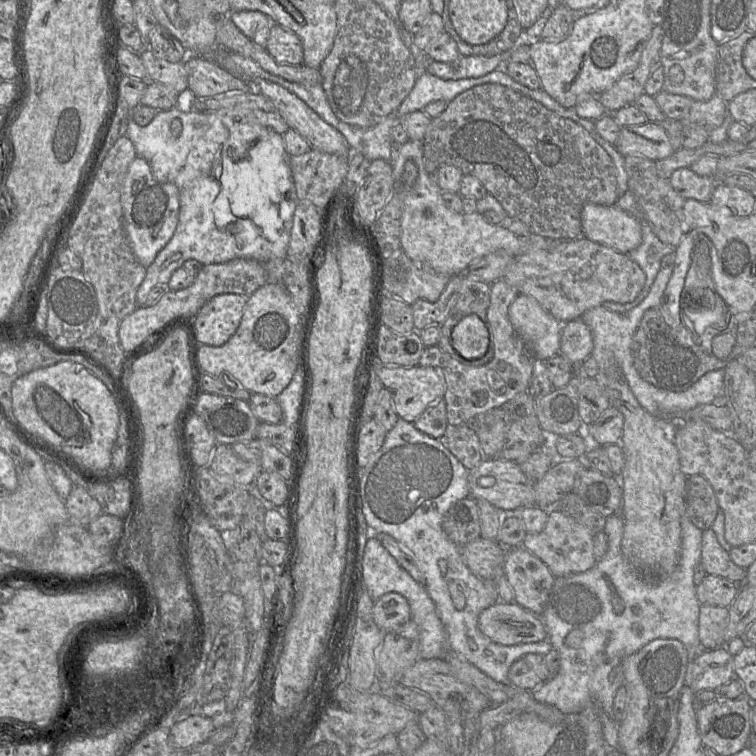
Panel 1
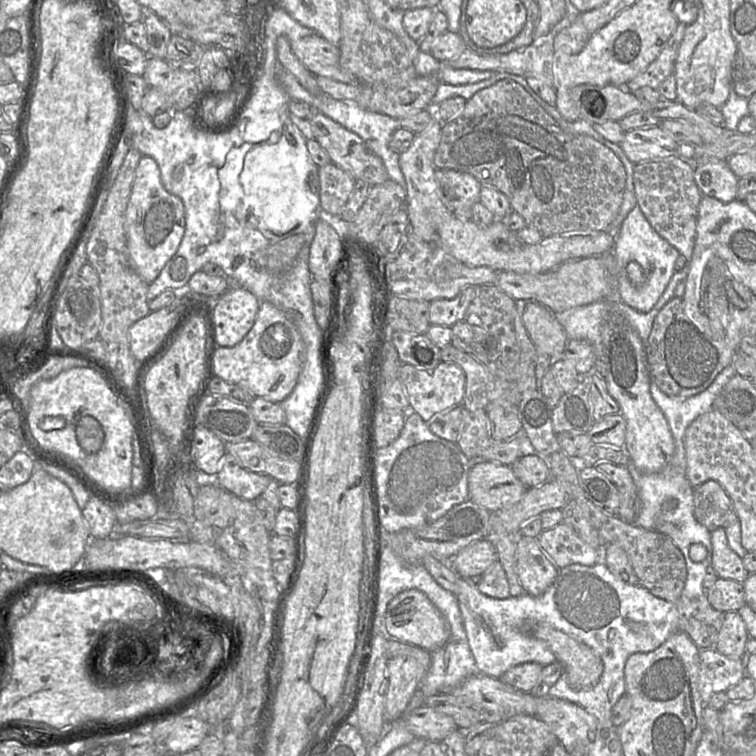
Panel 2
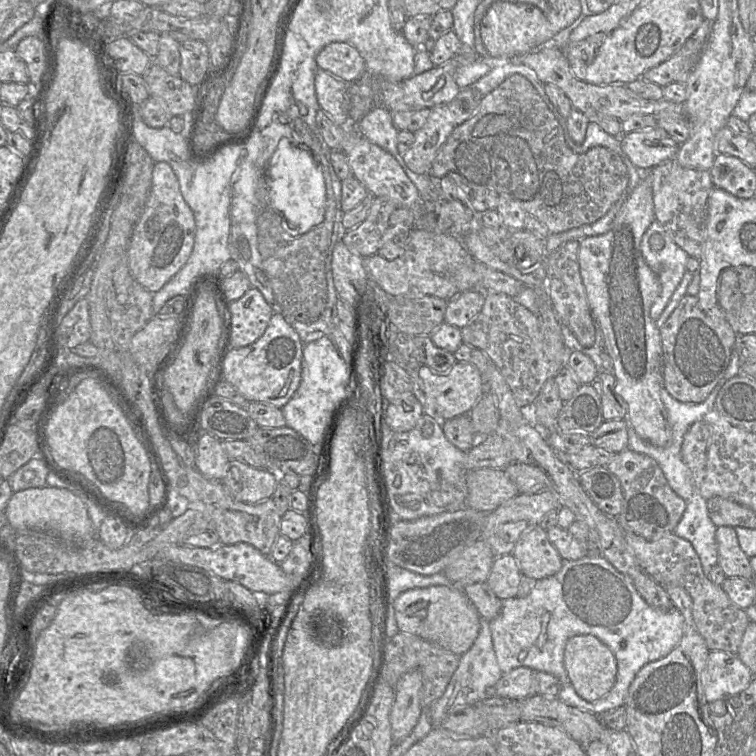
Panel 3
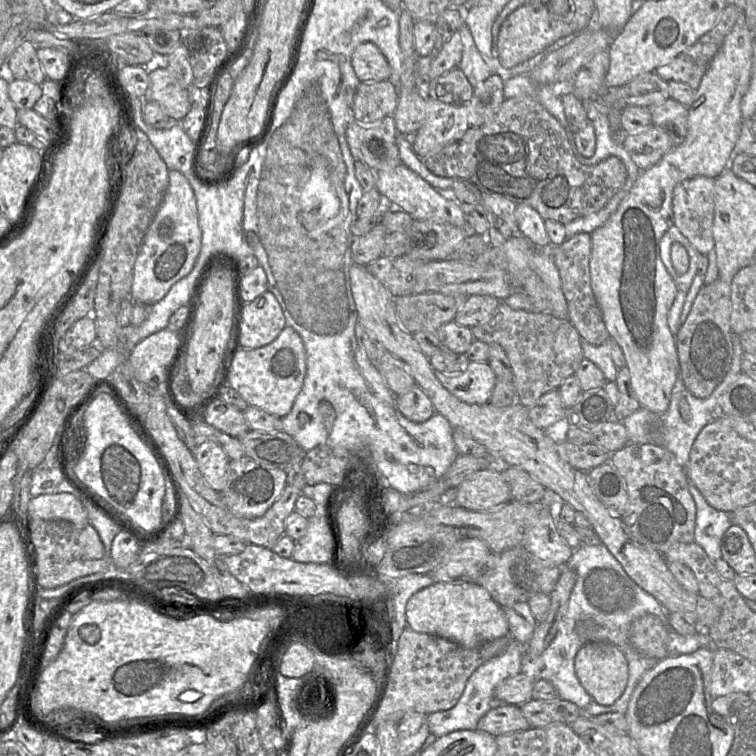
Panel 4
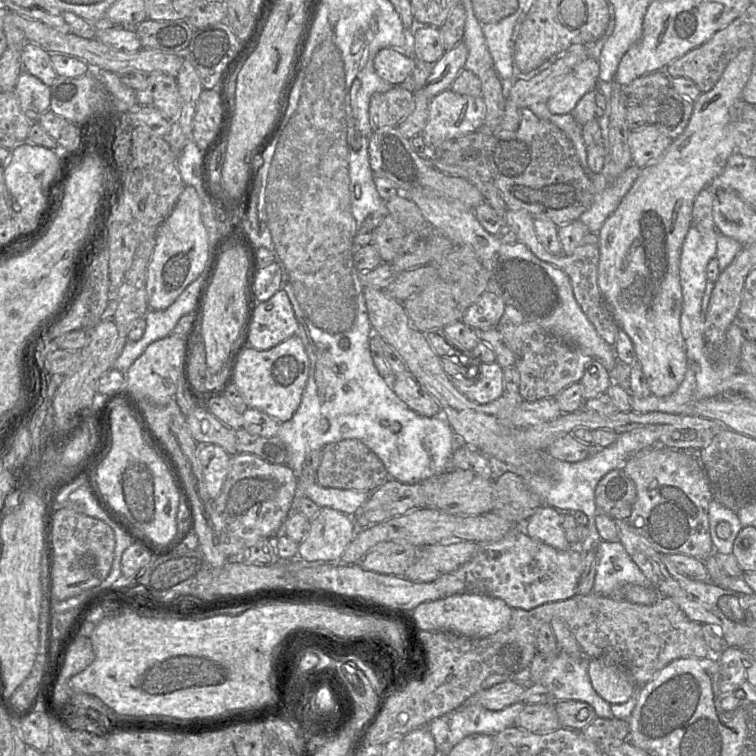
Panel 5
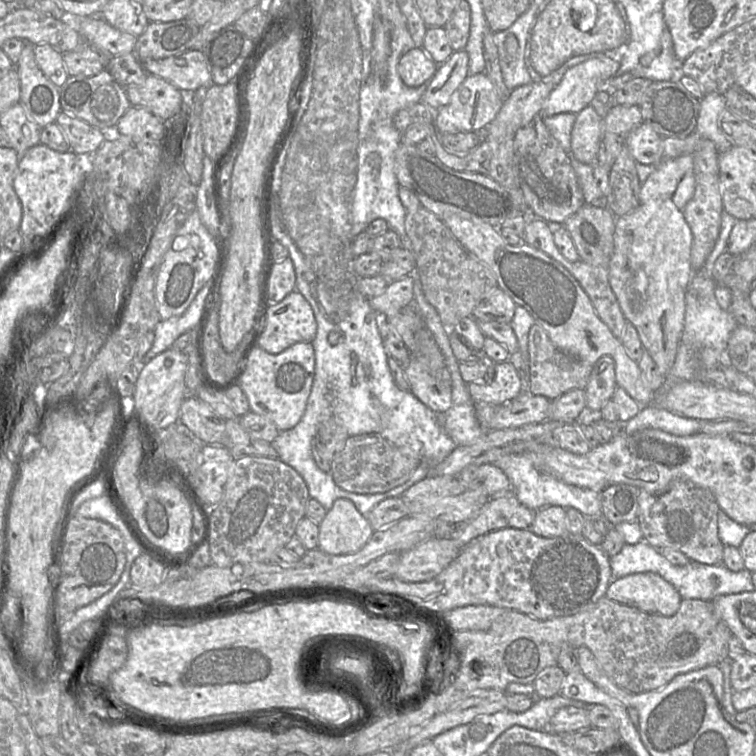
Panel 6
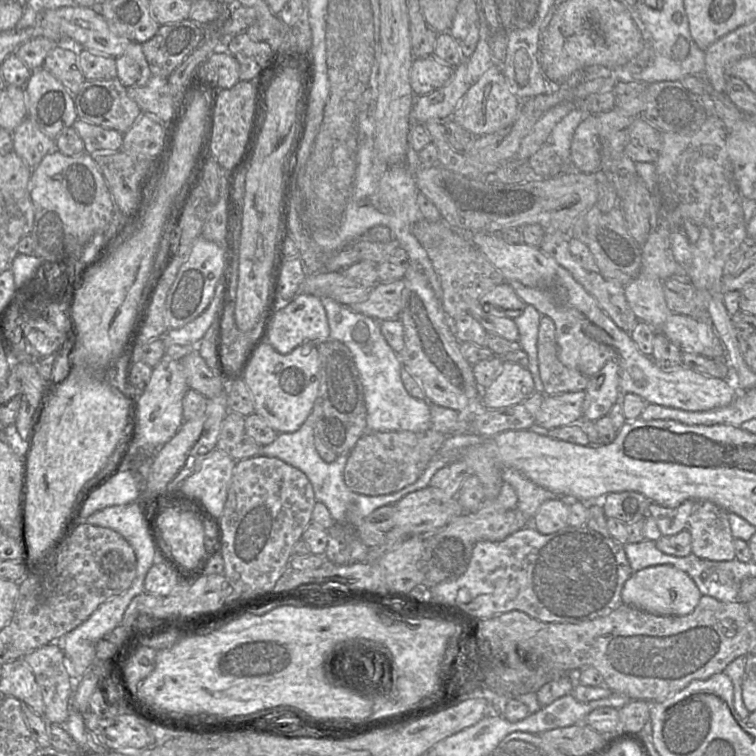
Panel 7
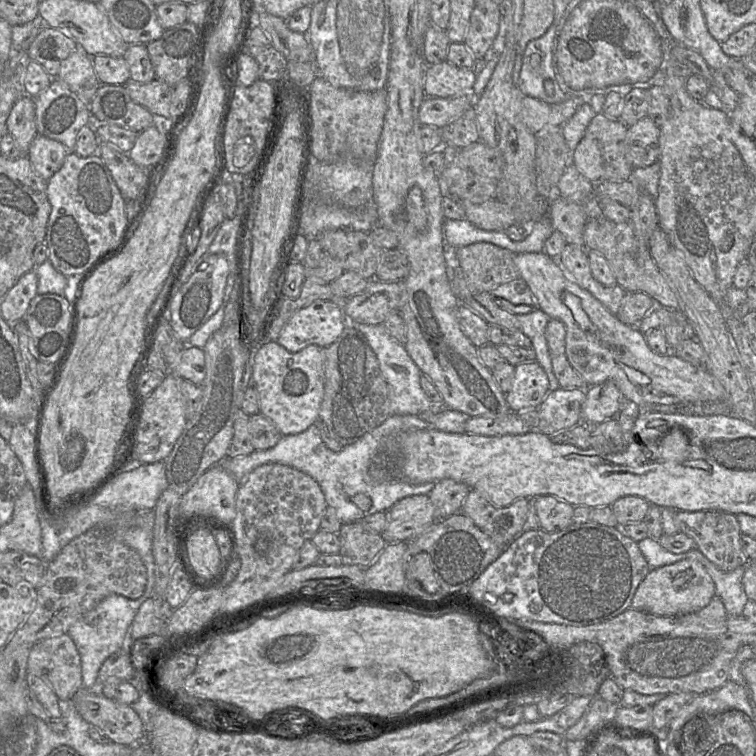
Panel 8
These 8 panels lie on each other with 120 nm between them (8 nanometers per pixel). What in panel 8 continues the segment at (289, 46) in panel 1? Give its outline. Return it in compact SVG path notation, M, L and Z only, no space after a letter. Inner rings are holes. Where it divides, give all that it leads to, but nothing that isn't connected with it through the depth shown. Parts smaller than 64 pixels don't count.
M448 61L431 64L424 75L426 97L449 98L472 93L477 71L461 68Z

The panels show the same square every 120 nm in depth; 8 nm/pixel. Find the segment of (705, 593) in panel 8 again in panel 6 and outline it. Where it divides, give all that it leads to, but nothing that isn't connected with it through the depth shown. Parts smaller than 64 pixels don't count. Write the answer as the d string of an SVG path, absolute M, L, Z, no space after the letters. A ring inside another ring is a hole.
M653 572L613 579L606 597L644 612L663 616L673 616L683 600L670 582Z

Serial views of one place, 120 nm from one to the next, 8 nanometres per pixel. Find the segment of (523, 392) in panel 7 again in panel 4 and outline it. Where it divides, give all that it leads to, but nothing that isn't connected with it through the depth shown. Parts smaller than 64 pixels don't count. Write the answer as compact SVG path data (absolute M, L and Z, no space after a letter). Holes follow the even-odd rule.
M467 360L463 370L454 375L435 372L440 383L459 400L475 405L489 403L497 378L486 363Z

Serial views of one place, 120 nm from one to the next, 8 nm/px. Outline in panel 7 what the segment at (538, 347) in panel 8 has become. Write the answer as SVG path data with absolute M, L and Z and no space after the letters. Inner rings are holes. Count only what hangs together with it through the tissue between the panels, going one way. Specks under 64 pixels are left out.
M526 305L523 313L513 319L519 330L518 342L521 345L521 350L525 351L528 355L529 363L527 369L533 377L535 391L538 393L544 393L543 384L539 375L537 356L537 338L541 318L542 315L535 307Z

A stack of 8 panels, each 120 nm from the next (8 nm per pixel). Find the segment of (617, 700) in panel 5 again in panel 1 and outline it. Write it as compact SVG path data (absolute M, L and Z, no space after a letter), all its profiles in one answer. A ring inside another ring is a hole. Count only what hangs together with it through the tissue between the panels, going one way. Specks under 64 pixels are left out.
M497 601L484 609L478 618L480 631L502 645L534 643L548 639L539 616L516 603Z

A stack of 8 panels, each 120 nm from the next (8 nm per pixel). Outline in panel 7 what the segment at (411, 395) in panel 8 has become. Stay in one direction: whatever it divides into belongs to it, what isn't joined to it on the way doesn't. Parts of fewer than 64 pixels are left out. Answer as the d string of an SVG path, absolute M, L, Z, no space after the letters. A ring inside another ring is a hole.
M320 297L325 308L330 328L329 340L337 340L345 344L351 351L359 374L365 388L365 403L367 408L367 430L368 433L377 432L423 432L431 428L430 404L426 399L416 399L405 389L401 380L403 368L399 354L389 346L381 333L380 322L357 313L328 297Z

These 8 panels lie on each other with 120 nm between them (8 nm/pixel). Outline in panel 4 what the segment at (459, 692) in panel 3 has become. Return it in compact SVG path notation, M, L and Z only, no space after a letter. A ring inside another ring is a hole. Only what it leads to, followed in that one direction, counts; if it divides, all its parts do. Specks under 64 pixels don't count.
M511 641L501 654L479 666L469 677L463 694L455 706L448 710L437 711L427 715L430 733L440 737L457 730L476 730L479 720L489 710L507 705L505 701L495 698L494 691L503 680L521 673L521 662L525 654L526 645L518 641Z

